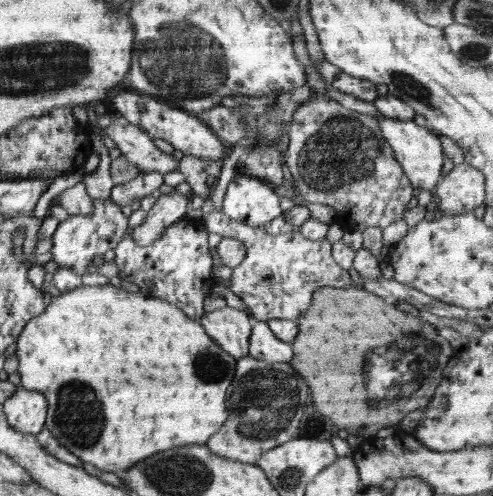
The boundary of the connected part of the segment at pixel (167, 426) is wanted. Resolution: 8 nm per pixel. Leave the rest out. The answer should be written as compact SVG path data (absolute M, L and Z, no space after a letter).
M111 284L88 286L80 285L70 292L62 292L60 296L52 296L46 310L32 318L20 332L16 340L16 355L18 355L18 372L21 376L21 384L25 390L42 394L47 401L48 413L45 429L57 437L58 442L67 448L84 464L94 465L104 472L119 474L146 460L148 456L154 456L158 452L188 446L188 444L204 444L210 436L214 436L220 430L220 426L226 423L228 410L226 410L226 390L232 383L237 360L224 352L218 343L206 334L202 323L186 316L176 305L170 304L156 297L144 296L139 293L128 292L123 288L114 287Z

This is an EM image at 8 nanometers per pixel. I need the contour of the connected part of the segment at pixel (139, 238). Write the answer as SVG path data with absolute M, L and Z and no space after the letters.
M177 190L170 194L158 194L157 202L147 212L144 222L133 229L134 242L138 246L150 246L156 242L164 230L185 218L189 196L183 196Z

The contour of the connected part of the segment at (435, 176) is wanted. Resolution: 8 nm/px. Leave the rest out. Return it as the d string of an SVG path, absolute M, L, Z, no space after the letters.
M374 116L380 123L382 135L386 141L390 143L394 158L402 166L402 170L406 173L406 177L411 185L419 191L434 190L442 176L442 166L444 166L444 149L442 149L442 141L440 136L431 132L428 128L420 127L414 123L414 120L396 120L386 118L386 116Z

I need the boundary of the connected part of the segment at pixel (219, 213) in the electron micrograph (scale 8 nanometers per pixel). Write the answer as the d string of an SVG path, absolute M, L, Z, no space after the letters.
M210 199L201 209L200 223L208 231L220 230L218 234L222 237L239 239L246 247L244 260L233 269L229 288L246 303L246 313L252 320L296 320L310 308L312 296L318 288L352 286L348 271L334 261L332 244L328 239L308 240L298 229L284 234L270 234L263 226L250 226L228 217L222 209L214 209Z

